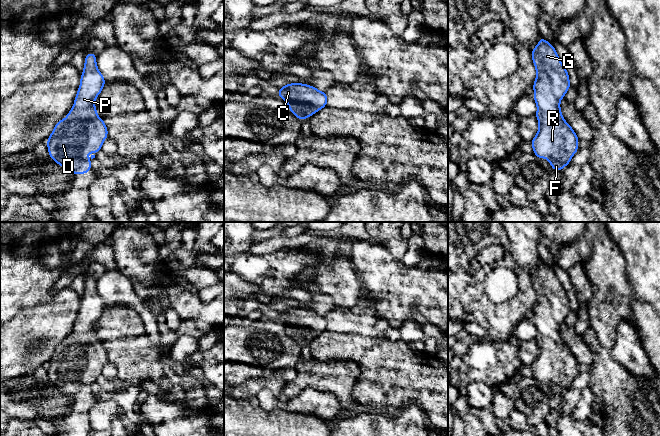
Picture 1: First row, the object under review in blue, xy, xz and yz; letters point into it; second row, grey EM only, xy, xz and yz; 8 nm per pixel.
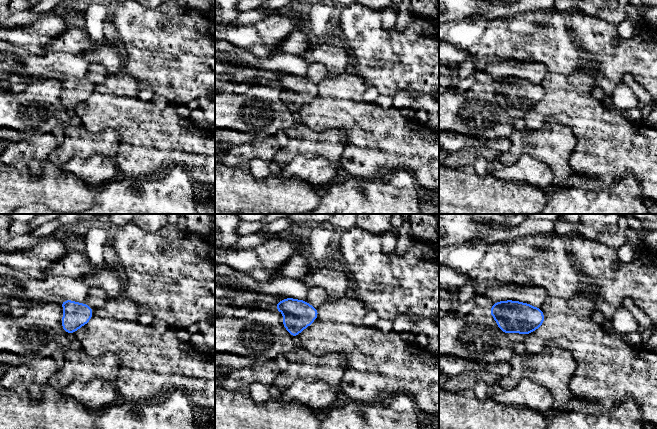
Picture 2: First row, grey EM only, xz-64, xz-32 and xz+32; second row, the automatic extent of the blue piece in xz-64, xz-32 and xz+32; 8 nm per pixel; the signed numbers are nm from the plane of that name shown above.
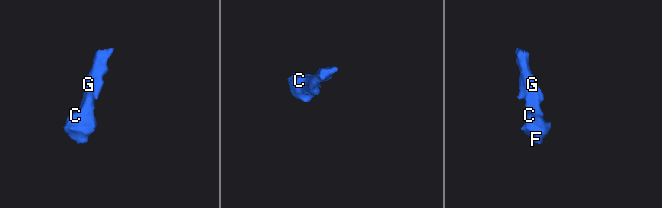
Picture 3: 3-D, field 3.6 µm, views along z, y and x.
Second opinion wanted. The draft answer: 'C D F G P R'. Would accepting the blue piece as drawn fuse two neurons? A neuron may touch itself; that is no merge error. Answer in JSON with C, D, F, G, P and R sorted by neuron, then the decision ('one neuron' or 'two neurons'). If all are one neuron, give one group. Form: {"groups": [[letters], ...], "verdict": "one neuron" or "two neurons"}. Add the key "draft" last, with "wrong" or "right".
{"groups": [["C", "D", "F", "G", "P", "R"]], "verdict": "one neuron", "draft": "right"}

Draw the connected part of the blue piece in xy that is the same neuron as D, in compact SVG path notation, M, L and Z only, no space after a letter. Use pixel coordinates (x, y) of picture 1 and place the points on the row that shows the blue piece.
M92 52L85 56L74 105L67 117L56 123L46 141L50 158L72 174L82 175L92 170L85 153L101 151L108 137L105 122L97 115L94 105L106 83L97 68L96 58Z

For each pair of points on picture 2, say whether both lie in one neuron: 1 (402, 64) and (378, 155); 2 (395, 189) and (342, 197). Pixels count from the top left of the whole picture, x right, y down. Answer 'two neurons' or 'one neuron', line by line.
1: two neurons
2: one neuron

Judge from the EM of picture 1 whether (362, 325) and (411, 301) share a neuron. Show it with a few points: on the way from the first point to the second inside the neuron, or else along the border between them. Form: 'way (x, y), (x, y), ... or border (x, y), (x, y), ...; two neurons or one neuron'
border (363, 301), (374, 309), (378, 318); two neurons

